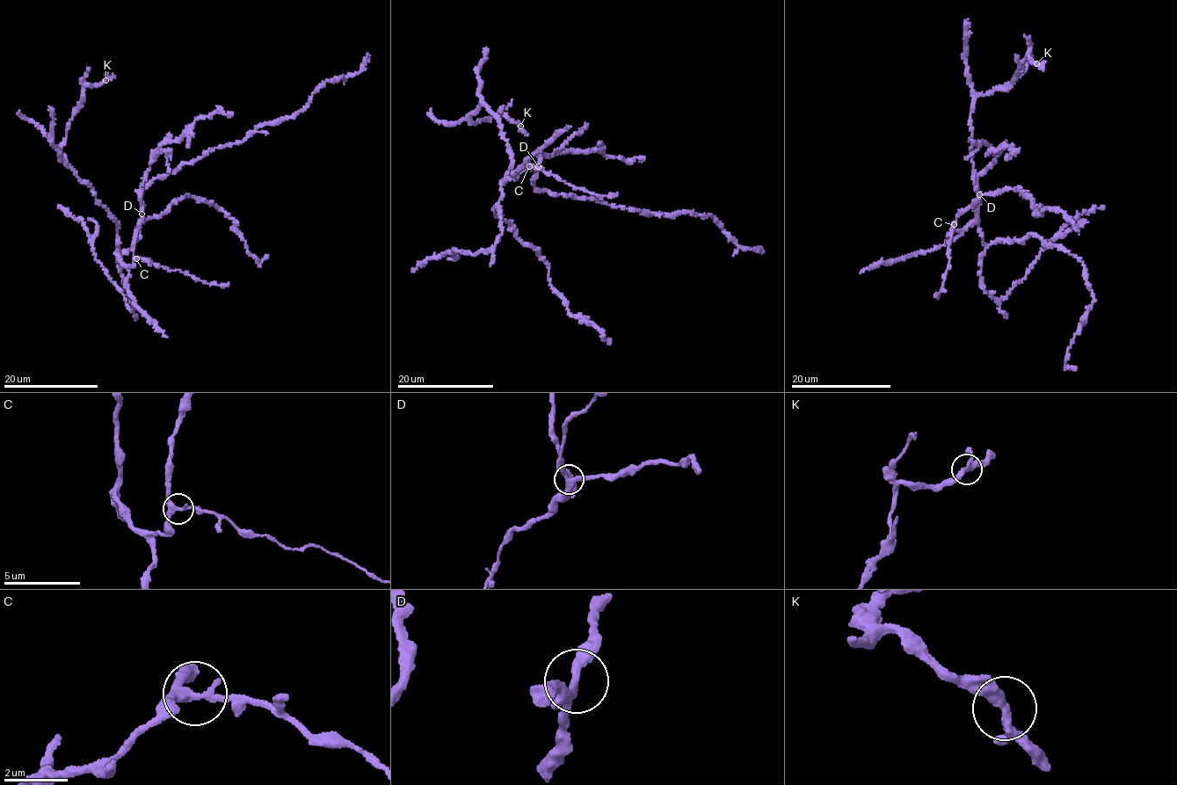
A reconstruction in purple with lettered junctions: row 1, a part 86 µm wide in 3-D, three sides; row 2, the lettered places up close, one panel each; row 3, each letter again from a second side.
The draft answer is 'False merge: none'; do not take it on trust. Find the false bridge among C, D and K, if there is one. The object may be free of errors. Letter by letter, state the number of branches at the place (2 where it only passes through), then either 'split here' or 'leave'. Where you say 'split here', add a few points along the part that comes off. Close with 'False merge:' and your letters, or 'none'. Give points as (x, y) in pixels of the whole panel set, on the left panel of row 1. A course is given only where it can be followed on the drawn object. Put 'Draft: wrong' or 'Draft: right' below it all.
C: 3 | split here | (136, 258), (148, 259), (156, 265), (180, 271), (210, 284), (228, 284)
D: 3 | leave
K: 3 | leave
False merge: C
Draft: wrong

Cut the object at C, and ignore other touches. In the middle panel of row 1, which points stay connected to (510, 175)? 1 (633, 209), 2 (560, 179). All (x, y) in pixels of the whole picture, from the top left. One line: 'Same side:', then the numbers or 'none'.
Same side: 1

